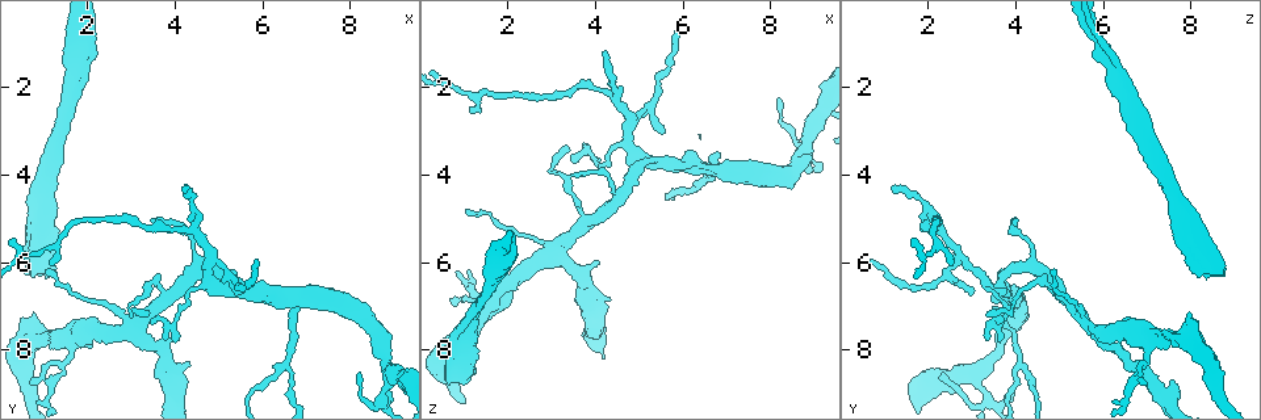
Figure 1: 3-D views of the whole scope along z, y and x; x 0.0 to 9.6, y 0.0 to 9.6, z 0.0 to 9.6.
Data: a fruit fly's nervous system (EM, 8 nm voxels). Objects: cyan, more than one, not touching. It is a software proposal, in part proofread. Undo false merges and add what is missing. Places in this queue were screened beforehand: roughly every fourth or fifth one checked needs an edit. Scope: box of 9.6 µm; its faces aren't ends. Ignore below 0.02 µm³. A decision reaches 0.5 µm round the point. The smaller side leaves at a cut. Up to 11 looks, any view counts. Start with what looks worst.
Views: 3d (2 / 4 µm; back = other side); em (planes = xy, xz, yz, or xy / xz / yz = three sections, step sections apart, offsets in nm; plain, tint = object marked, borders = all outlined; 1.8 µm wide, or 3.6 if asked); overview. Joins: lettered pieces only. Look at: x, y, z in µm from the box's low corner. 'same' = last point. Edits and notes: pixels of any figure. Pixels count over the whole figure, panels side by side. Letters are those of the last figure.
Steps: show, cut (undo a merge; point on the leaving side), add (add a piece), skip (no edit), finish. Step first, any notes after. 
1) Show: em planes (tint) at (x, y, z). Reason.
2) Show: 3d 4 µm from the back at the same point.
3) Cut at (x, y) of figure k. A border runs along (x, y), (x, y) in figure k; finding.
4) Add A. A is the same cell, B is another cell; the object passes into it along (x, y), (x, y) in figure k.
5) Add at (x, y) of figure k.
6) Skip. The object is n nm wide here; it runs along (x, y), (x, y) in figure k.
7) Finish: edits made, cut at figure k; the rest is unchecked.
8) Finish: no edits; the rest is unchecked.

Show: em yz step 16 (tint) at (4.45, 5.25, 2.20). Arms part here.

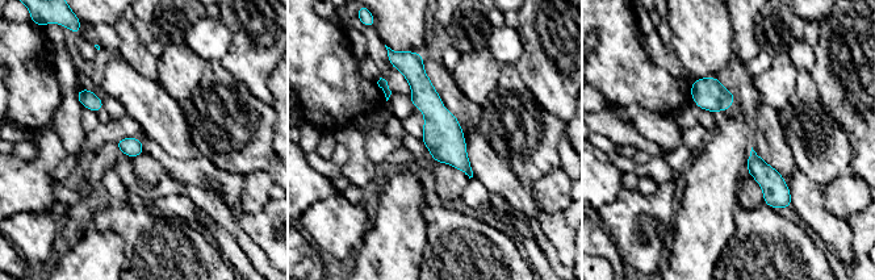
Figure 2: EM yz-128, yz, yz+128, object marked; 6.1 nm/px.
Show: em planes (tint) at the same point.

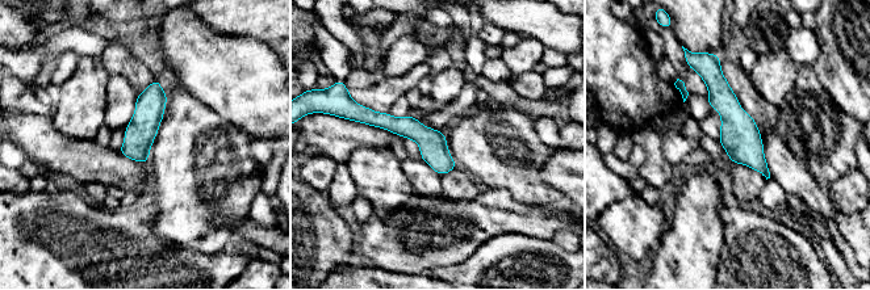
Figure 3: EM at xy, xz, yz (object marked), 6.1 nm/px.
Show: em planes (borders) at the same point.

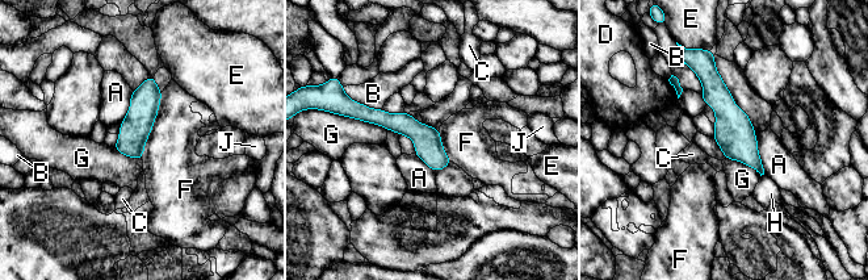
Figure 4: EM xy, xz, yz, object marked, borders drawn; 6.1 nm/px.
Skip. The longest contact is with F, 440 nm; A, B, C, D, E, F, G, H and J are other cells; it runs along (707, 63), (733, 133), (759, 168) in figure 4; continuous, no second neuron.

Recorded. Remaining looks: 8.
Show: em planes (borders) at (3.75, 8.35, 6.65). Arms part here.

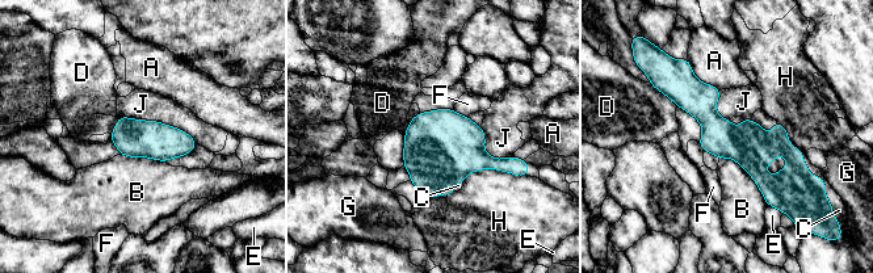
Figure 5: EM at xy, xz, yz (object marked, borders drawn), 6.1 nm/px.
Add C. C is the same cell, A, B, D, E, F, G, H and J are other cells; it goes on there.

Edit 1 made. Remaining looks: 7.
Show: 3d 4 µm from the back at (8.20, 8.50, 2.30). Tapers out.

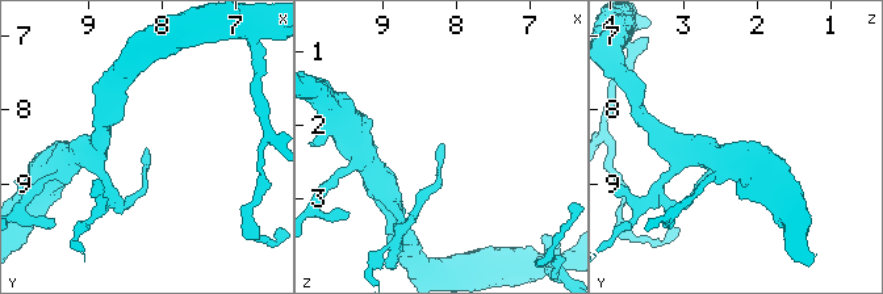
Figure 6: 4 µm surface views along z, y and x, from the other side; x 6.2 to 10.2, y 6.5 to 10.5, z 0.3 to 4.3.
Show: em xy step 16 (tint) at (8.20, 8.50, 2.35). Need the tissue.

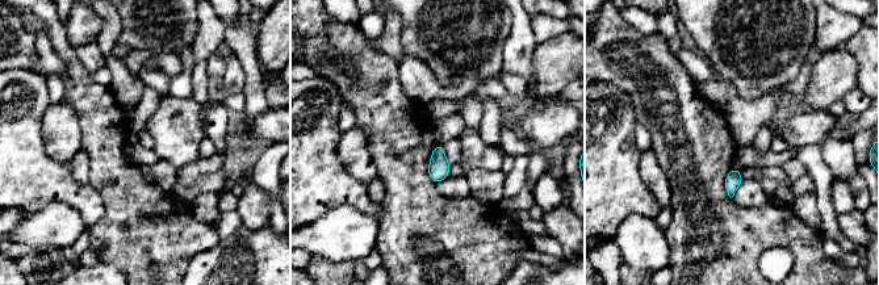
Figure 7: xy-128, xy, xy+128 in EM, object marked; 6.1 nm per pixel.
Show: em yz step 8 (borders) at the same point.

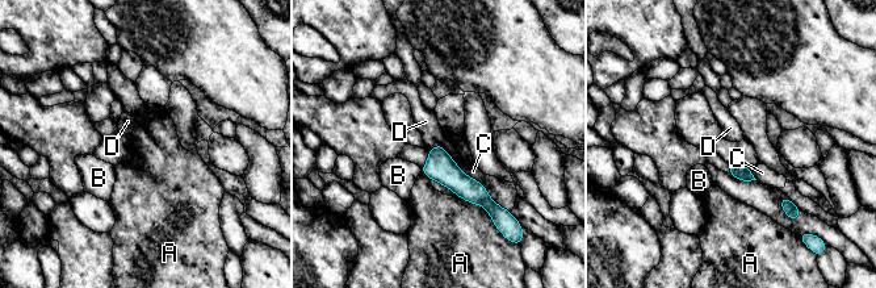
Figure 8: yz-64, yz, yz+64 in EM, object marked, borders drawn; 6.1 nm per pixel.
Skip. A, B, C and D are other cells; no lettered piece goes on from it.

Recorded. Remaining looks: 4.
Show: 3d 2 µm at (5.50, 6.70, 3.10). Free end.

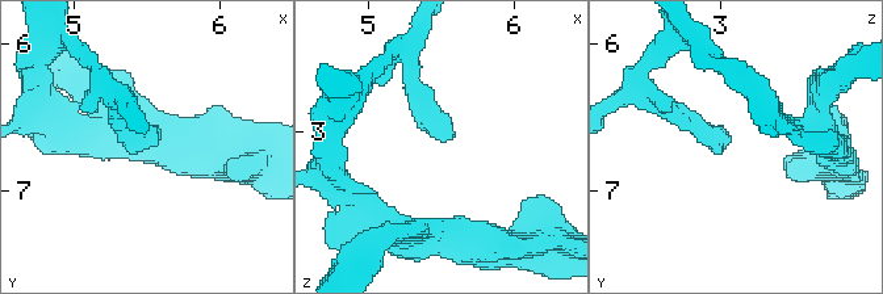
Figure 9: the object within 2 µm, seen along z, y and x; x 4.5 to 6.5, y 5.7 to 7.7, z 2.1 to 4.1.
Show: em planes (borders) at (5.48, 6.68, 3.04).

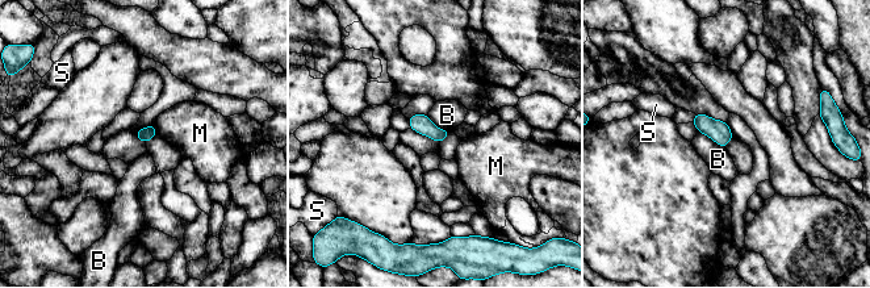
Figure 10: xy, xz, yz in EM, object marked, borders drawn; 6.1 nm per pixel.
Skip. The longest contact is with B, 200 nm; B, M and S are other cells; a border runs along (698, 130), (724, 149) in figure 10; no lettered piece goes on from it.

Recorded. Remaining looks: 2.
Finish: edits made, add at figure 5; the rest is unchecked.

